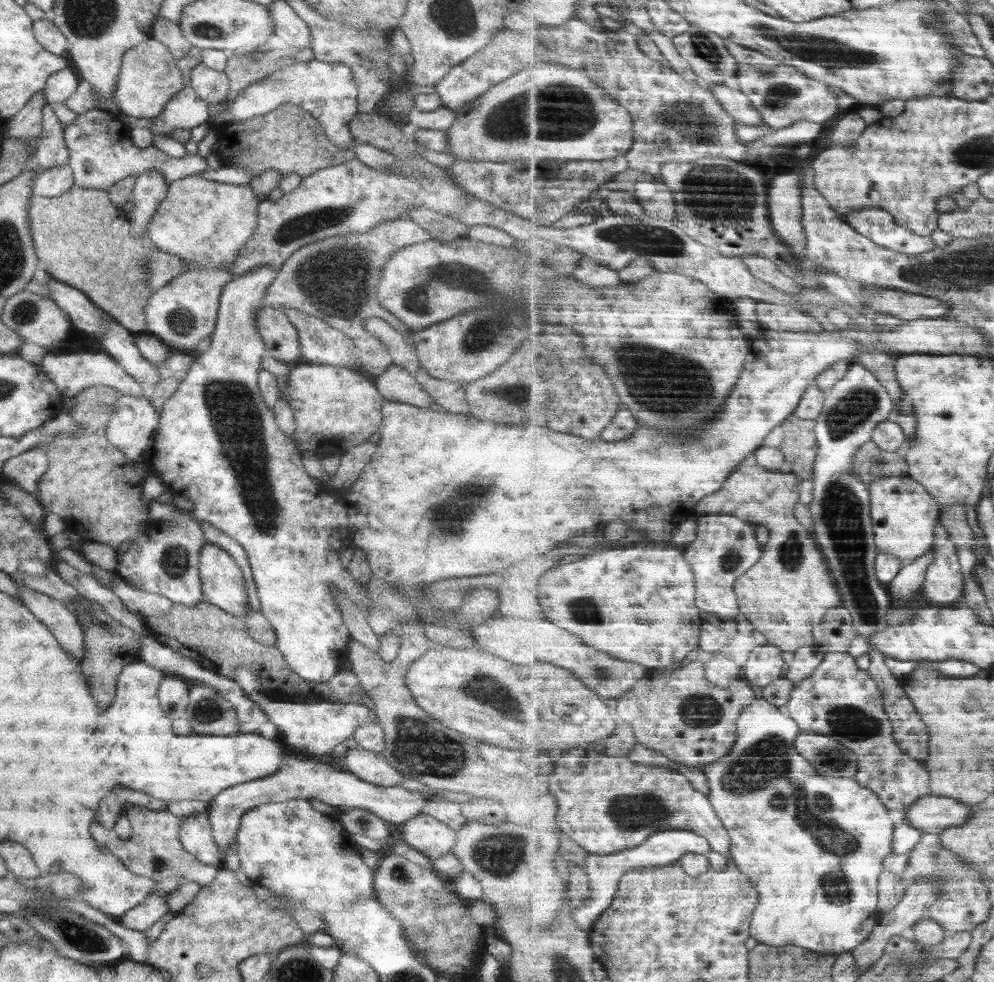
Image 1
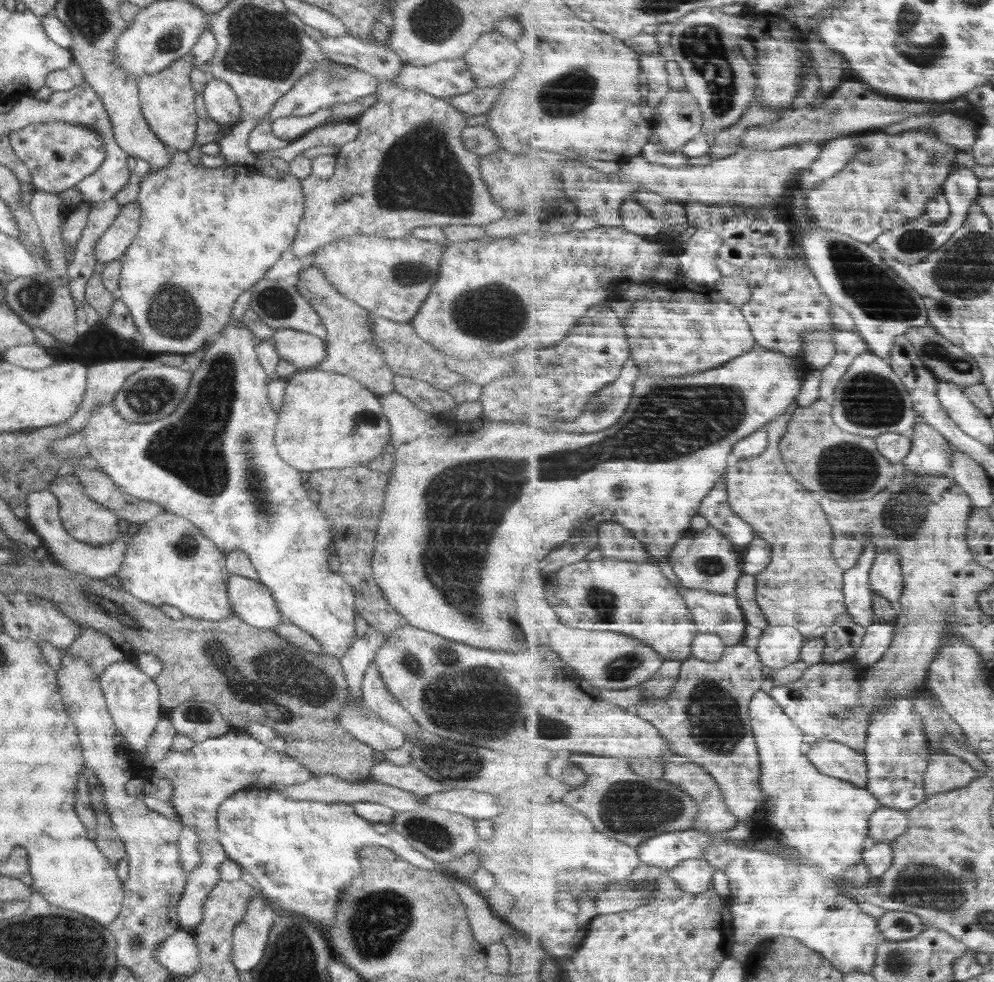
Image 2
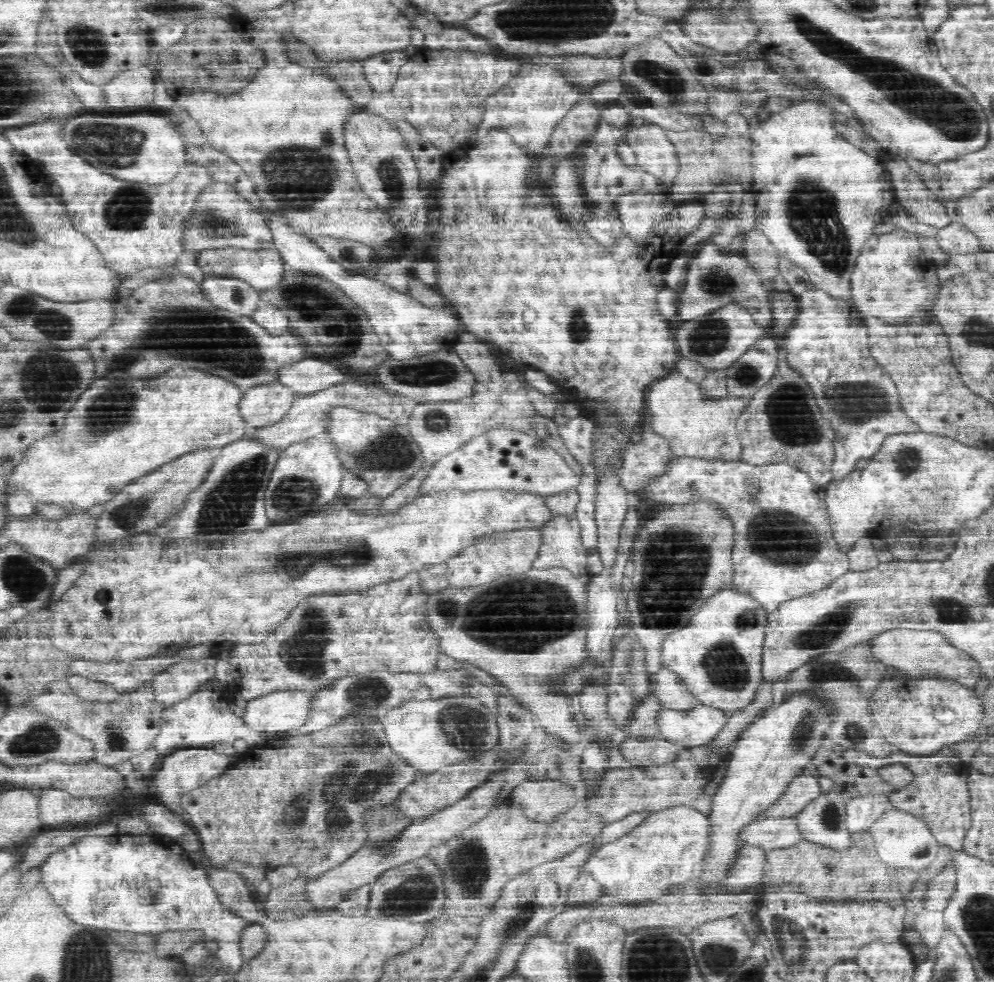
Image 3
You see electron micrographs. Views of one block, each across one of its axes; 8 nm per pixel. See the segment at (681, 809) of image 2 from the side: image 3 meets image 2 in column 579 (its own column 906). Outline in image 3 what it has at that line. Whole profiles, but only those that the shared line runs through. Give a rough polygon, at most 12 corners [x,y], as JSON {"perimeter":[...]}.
{"perimeter":[[950,748],[883,760],[840,756],[876,769],[903,764],[916,778],[889,797],[922,816],[939,844],[963,851],[971,827],[970,768]]}

